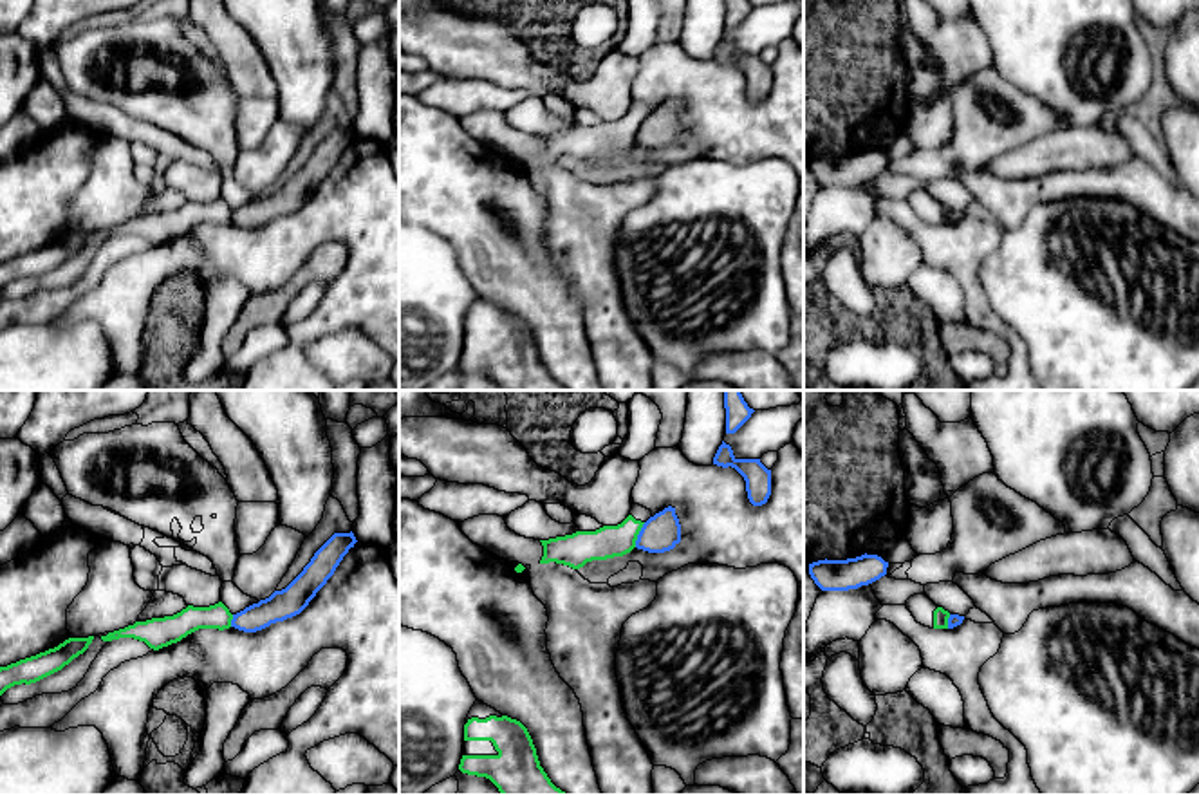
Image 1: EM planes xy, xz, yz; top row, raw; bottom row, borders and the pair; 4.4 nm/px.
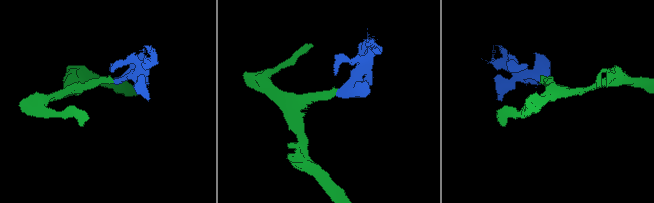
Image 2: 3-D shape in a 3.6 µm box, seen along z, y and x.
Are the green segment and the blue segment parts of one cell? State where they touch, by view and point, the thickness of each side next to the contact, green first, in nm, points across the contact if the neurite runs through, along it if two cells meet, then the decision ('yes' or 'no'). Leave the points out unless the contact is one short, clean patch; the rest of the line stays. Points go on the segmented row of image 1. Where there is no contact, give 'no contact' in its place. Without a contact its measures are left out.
xz (638, 533) | 140/170 nm | along xz (645, 523), (634, 546) | no

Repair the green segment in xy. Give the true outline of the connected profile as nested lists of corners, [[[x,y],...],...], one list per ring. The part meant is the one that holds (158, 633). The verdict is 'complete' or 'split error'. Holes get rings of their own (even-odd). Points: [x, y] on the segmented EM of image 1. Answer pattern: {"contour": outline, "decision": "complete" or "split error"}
{"contour": [[[222,602],[209,607],[188,605],[173,616],[135,622],[134,625],[101,636],[101,640],[112,641],[119,638],[134,638],[144,641],[150,649],[159,650],[181,641],[199,629],[229,629],[231,620],[233,614]]], "decision": "complete"}

